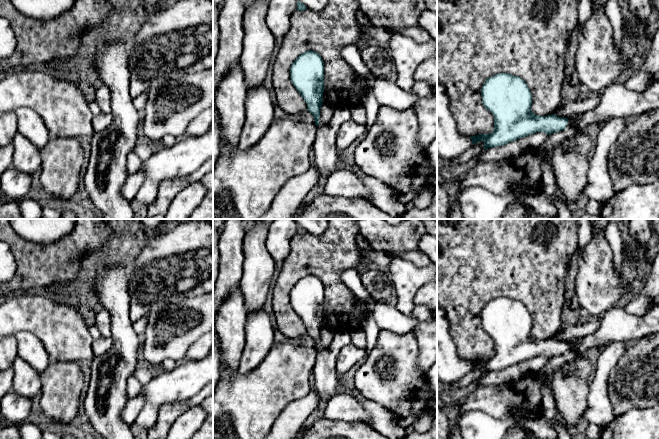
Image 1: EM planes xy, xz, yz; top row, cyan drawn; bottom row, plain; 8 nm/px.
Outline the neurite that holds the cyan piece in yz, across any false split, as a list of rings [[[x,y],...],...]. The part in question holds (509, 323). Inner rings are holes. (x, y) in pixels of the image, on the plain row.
[[[498,297],[486,303],[481,312],[482,327],[486,334],[494,340],[494,354],[490,358],[471,360],[472,369],[484,365],[484,373],[506,369],[528,359],[544,356],[547,359],[576,351],[578,356],[584,356],[593,347],[605,347],[611,342],[625,343],[638,342],[649,334],[659,332],[659,304],[654,306],[643,316],[635,316],[616,306],[608,309],[600,316],[601,324],[592,334],[580,338],[577,342],[569,344],[551,338],[539,340],[532,336],[532,318],[526,306],[518,300],[509,297]]]

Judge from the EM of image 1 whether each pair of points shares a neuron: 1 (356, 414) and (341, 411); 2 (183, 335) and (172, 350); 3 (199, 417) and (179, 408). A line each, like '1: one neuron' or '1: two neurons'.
1: one neuron
2: one neuron
3: two neurons

